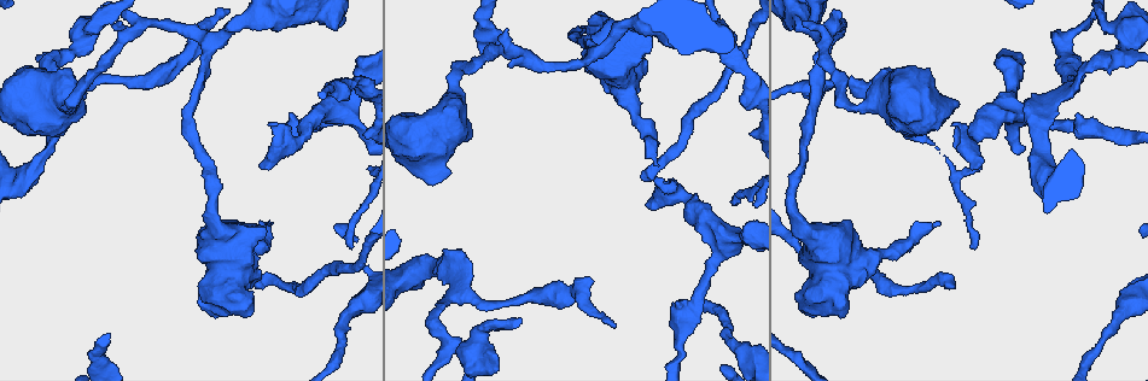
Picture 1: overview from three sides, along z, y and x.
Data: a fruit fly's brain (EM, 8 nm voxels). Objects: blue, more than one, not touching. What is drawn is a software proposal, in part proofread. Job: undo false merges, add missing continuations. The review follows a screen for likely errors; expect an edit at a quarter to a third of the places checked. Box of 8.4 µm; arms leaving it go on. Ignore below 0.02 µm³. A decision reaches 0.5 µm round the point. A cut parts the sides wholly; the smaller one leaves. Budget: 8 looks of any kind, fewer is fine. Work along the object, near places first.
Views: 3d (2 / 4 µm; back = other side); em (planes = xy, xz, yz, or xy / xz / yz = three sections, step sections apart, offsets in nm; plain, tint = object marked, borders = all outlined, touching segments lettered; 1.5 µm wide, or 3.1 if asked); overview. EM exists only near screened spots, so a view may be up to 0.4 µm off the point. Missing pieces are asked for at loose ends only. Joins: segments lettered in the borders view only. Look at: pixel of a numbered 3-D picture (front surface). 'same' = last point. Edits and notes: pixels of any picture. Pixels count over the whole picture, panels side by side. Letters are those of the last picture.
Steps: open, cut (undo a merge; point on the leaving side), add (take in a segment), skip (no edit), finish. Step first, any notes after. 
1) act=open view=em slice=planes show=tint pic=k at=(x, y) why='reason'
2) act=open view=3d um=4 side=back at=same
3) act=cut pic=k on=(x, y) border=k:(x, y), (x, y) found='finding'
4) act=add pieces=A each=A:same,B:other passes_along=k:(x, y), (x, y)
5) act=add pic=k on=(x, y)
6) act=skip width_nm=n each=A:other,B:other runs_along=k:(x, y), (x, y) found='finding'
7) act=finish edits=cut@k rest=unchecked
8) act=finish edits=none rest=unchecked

act=open view=3d um=2 pic=1 at=(949, 287) why='end of a long branch'

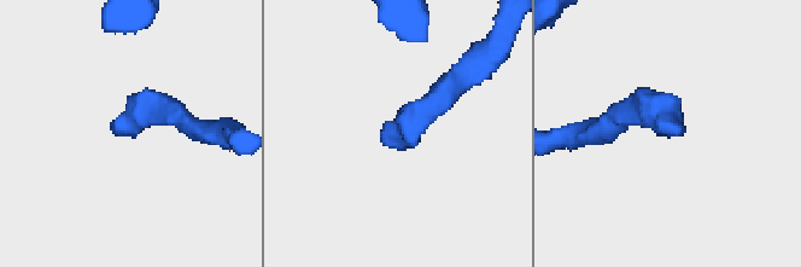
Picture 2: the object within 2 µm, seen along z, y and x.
act=open view=em slice=xz step=8 show=borders pic=2 at=(675, 129)

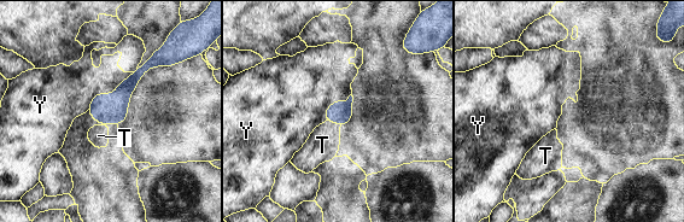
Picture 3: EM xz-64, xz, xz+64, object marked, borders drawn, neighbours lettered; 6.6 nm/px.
act=open view=em slice=planes show=borders at=same

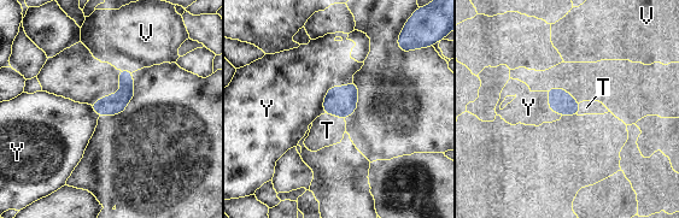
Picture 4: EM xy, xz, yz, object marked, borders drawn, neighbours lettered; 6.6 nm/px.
act=add pic=4 on=(327, 130) width_nm=140 each=T:same,V:other,Y:other found='it goes on there'

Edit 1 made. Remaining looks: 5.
act=open view=overview why='see it whole again'

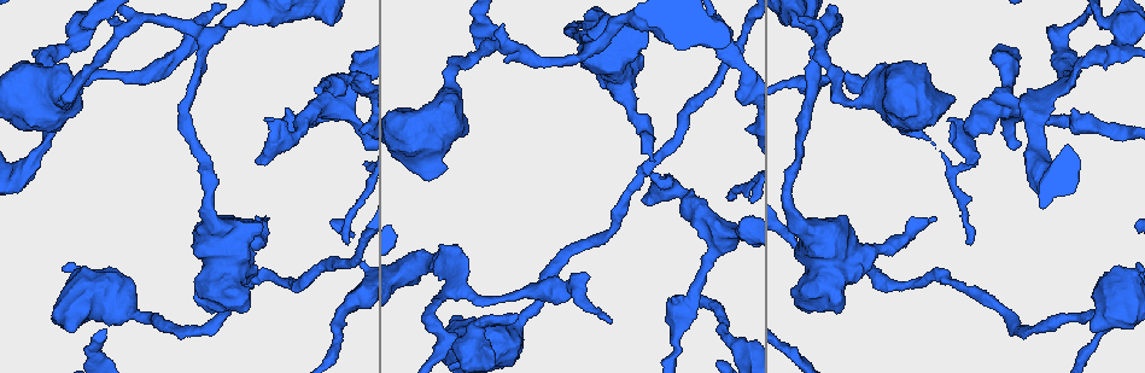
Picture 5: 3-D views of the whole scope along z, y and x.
act=open view=3d um=4 pic=5 at=(115, 16) why='branch stops here'

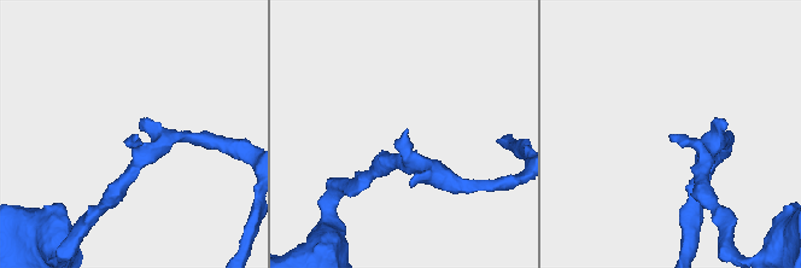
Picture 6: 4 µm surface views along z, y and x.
act=open view=em slice=planes show=borders pic=6 at=(405, 129) why='now the EM'

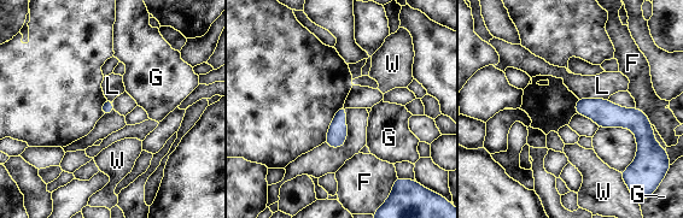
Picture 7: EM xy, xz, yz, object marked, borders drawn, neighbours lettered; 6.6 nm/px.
act=skip each=F:other,G:other,L:other,W:other border=7:(578, 98), (607, 100) found='no lettered segment goes on from it'

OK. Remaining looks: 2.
act=open view=em slice=xy step=8 show=borders pic=5 at=(972, 162) why='free end'

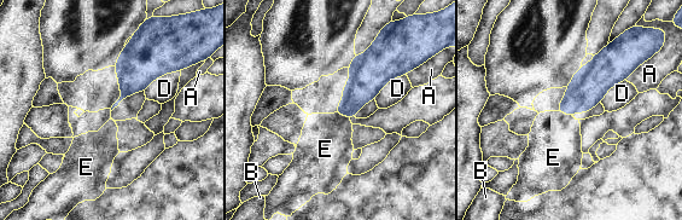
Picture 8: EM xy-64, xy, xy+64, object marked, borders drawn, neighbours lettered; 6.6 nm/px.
act=open view=em slice=planes show=borders at=same why='another direction'

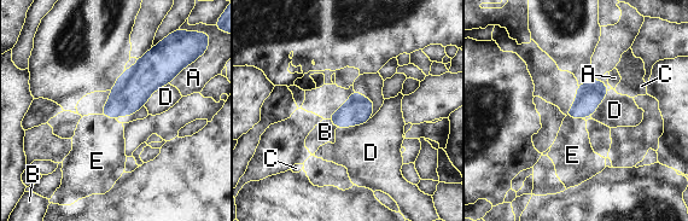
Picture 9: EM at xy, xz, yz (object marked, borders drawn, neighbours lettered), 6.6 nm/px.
act=add pic=9 on=(572, 155) longest_contact=D:240nm each=A:other,B:other,C:other,D:other,E:same passes_along=9:(589, 96), (573, 117), (572, 155) found='it goes on there'

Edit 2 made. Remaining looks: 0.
act=finish edits=add@4,add@9 rest=unchecked

